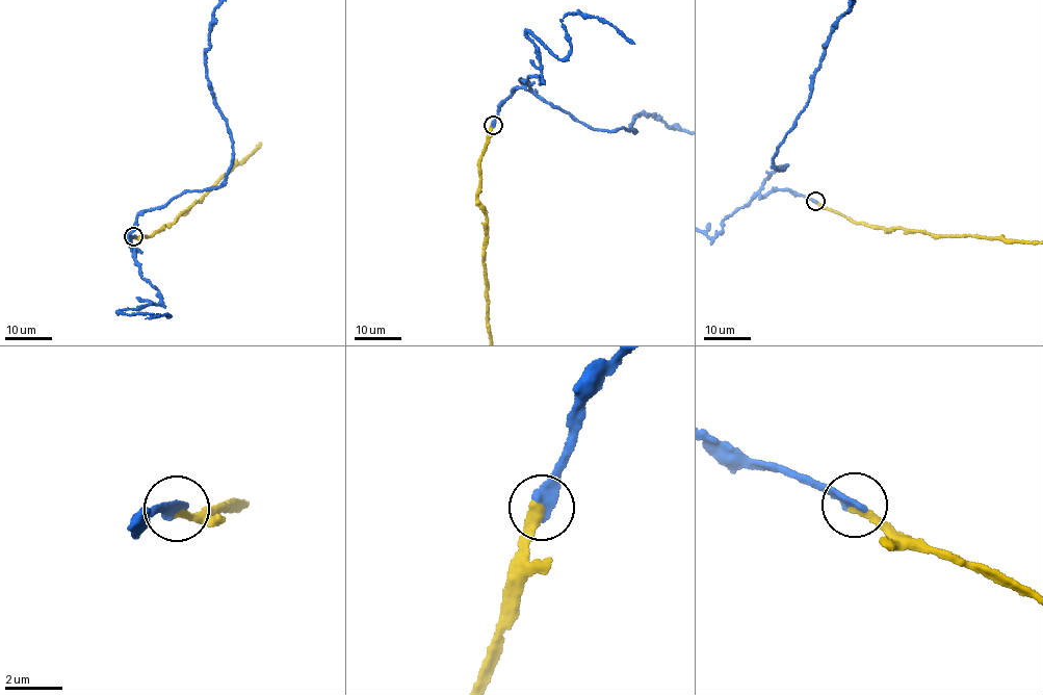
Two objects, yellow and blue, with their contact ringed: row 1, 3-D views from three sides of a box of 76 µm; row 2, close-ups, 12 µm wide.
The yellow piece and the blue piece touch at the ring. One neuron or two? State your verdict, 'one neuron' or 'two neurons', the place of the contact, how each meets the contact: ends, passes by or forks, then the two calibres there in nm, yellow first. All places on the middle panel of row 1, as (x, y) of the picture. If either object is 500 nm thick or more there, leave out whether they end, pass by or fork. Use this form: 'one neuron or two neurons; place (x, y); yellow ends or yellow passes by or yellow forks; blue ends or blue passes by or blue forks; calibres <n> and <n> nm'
one neuron; place (493, 125); yellow ends; blue ends; calibres 380 and 400 nm

